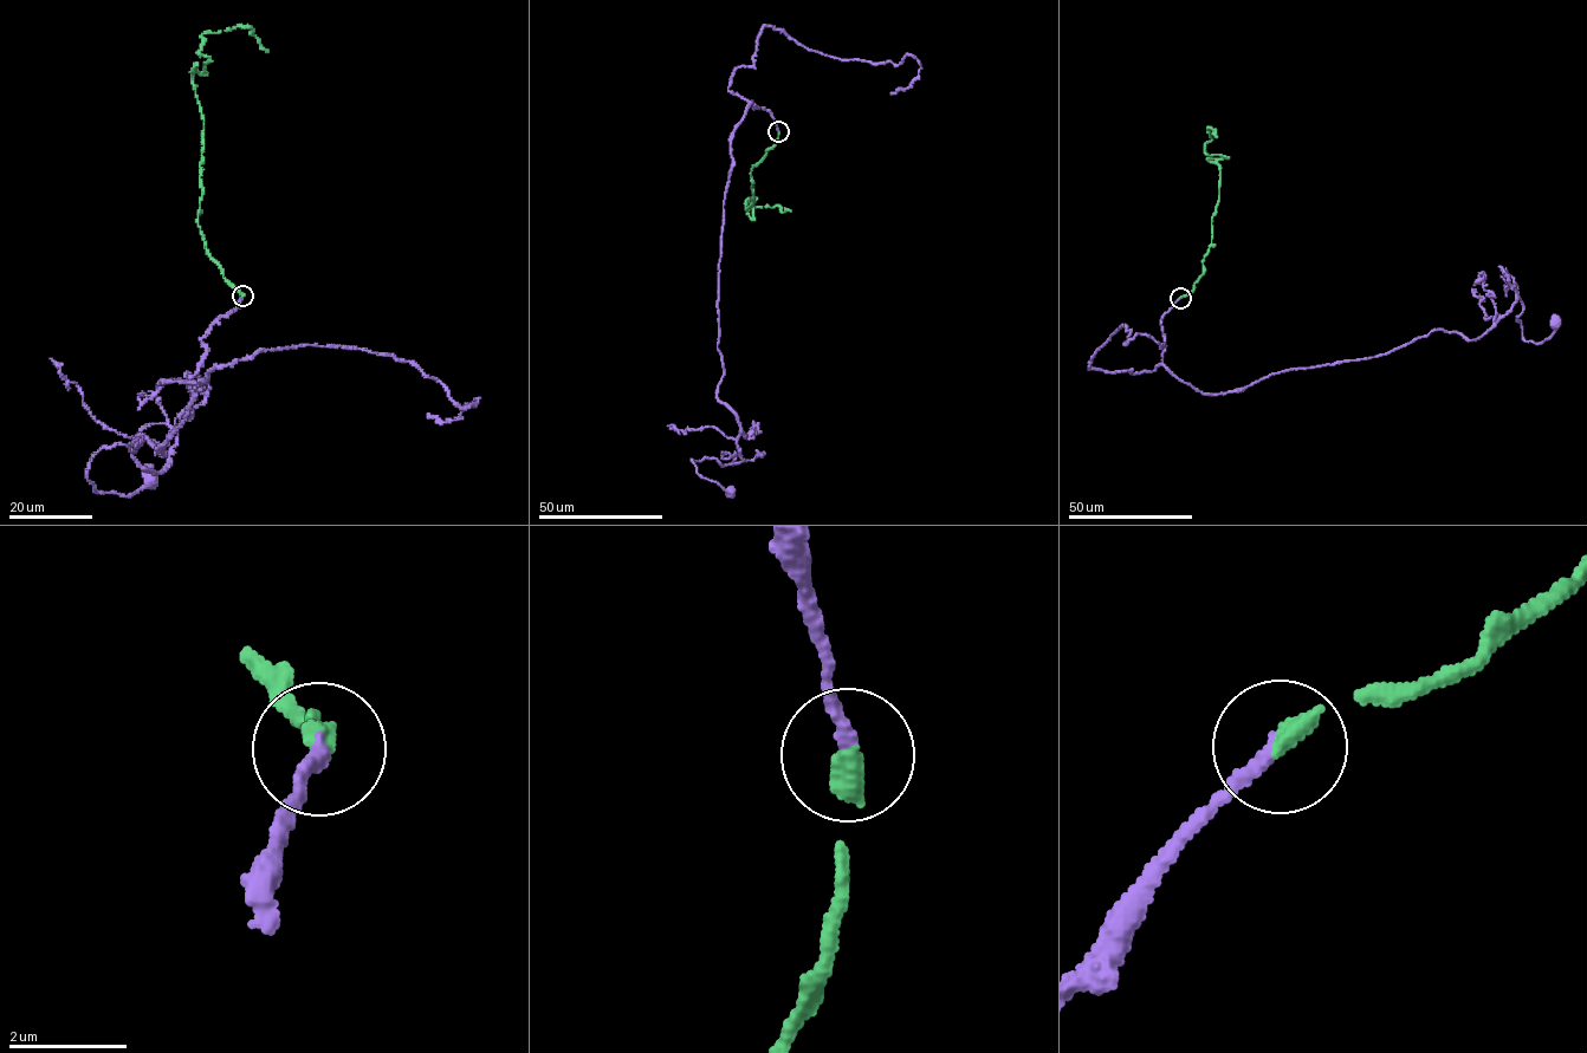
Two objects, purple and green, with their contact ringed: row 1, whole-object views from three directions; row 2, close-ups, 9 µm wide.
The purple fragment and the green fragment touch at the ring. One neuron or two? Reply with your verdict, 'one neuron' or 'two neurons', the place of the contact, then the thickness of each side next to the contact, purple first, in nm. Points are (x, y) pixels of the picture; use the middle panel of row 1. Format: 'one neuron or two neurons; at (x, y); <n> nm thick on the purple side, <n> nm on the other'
one neuron; at (778, 131); 240 nm thick on the purple side, 360 nm on the other

